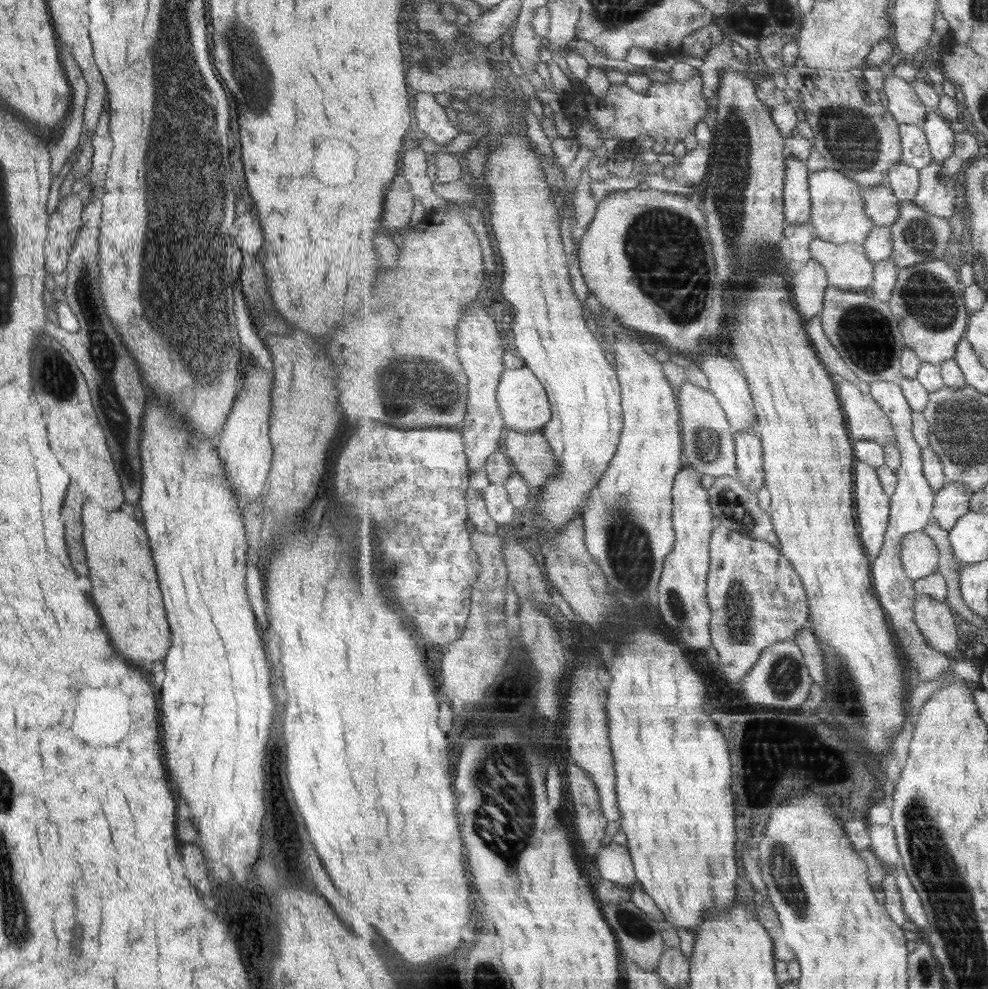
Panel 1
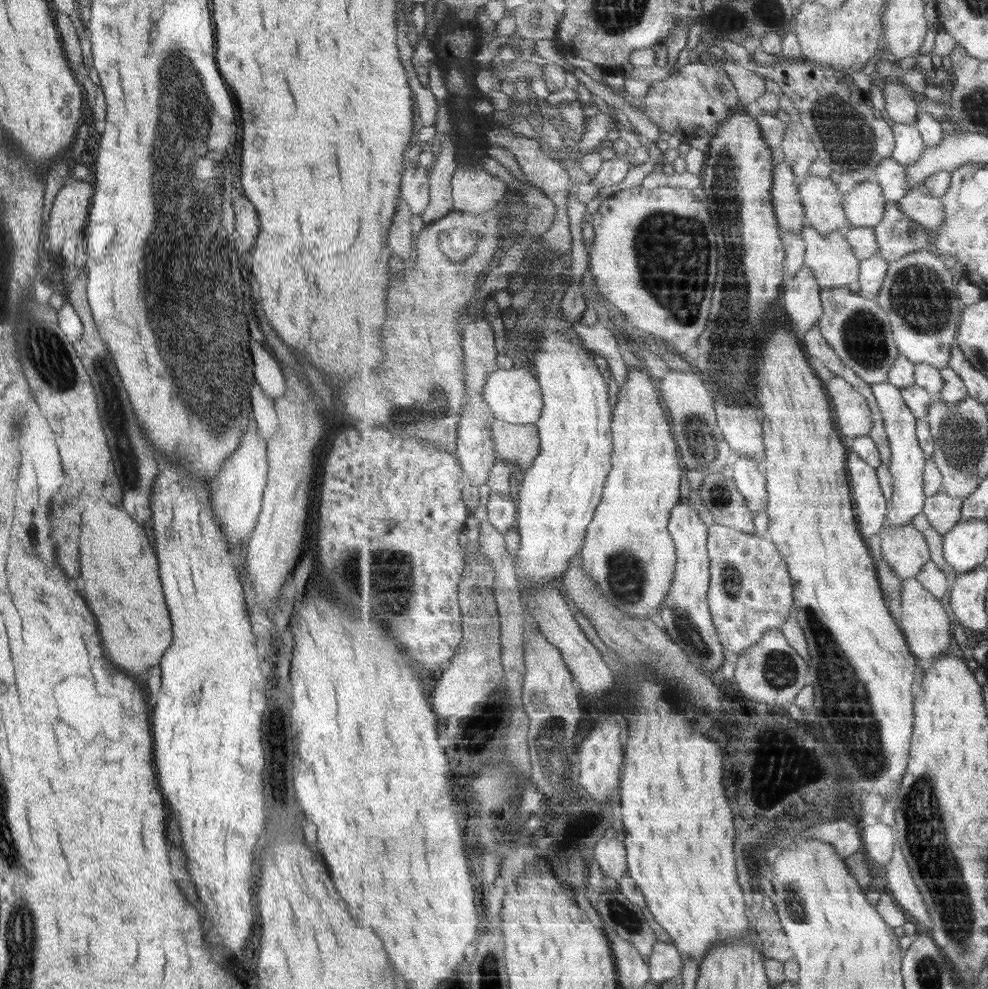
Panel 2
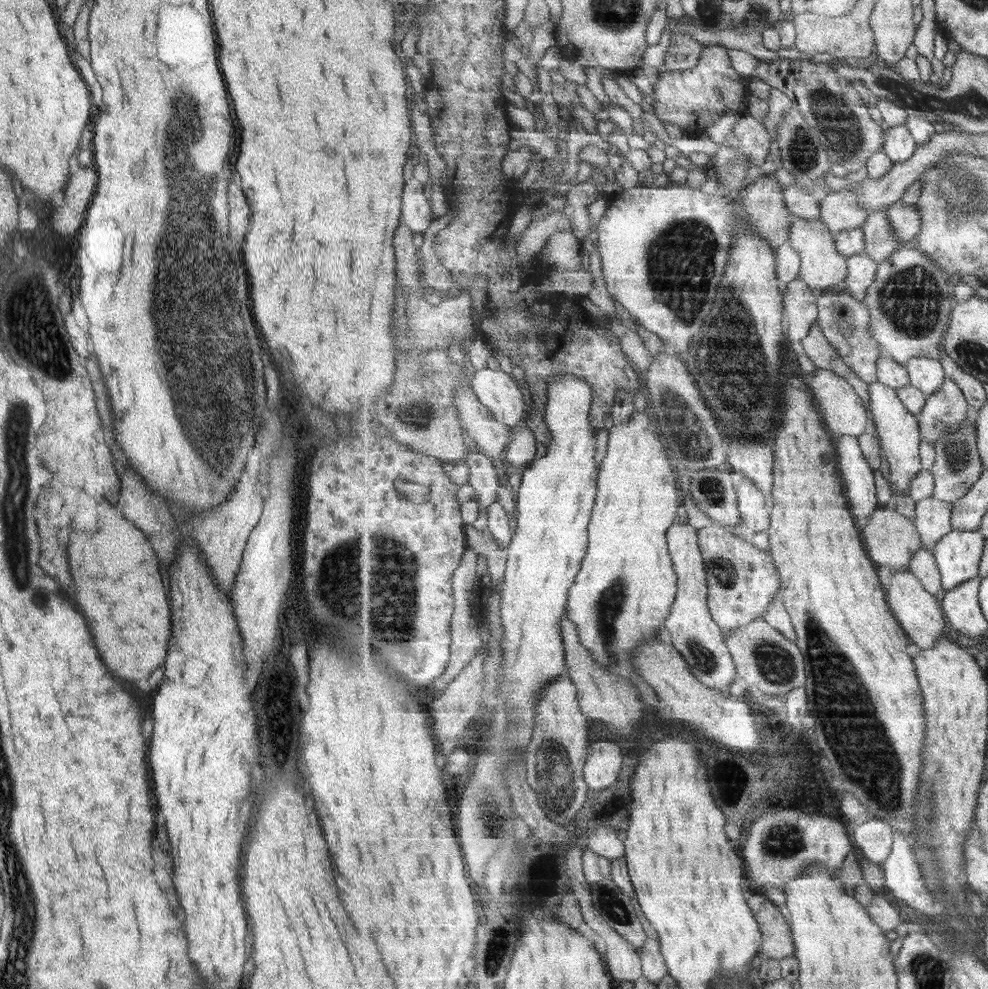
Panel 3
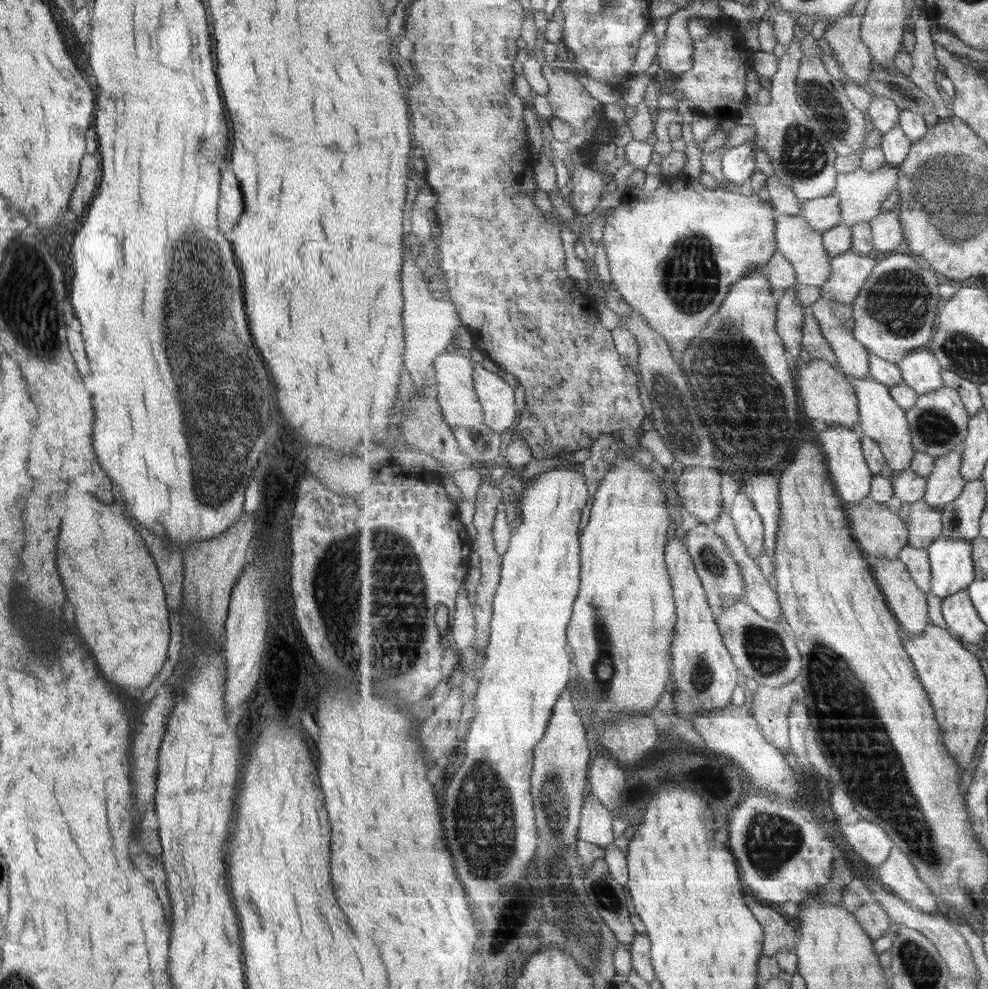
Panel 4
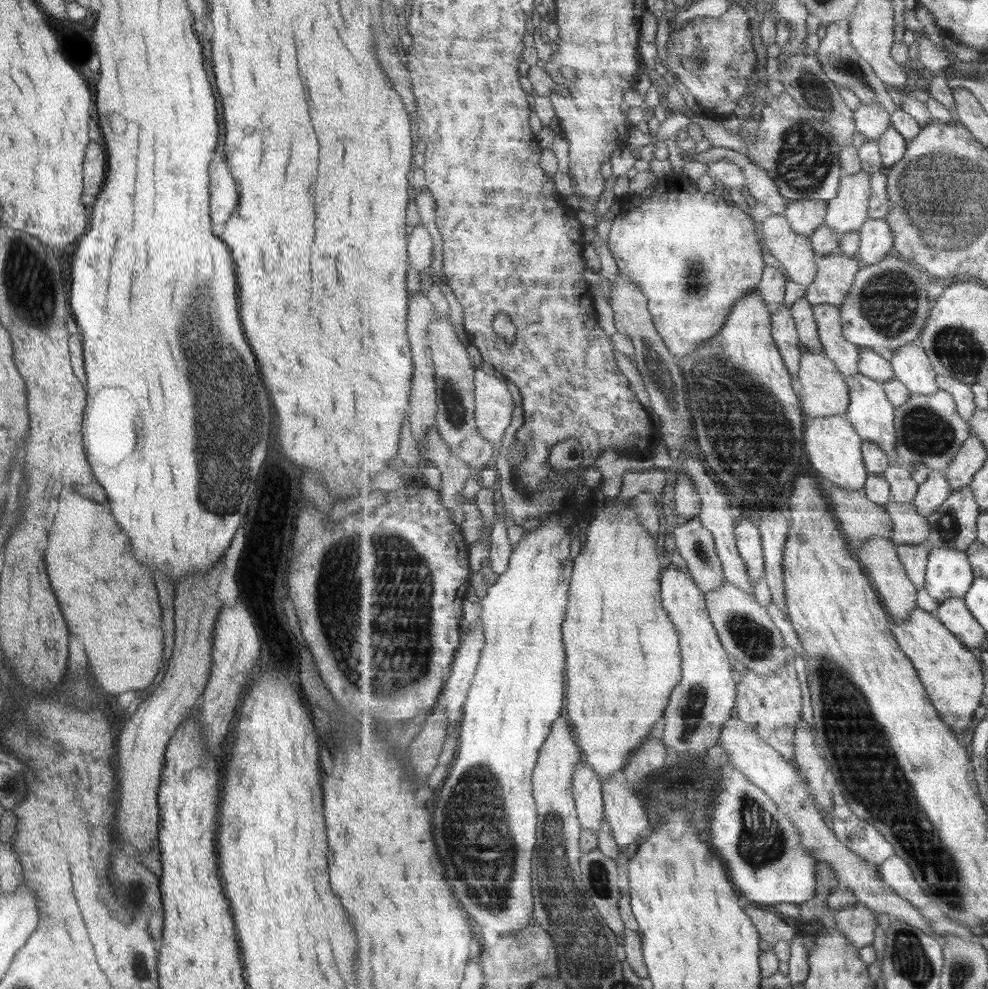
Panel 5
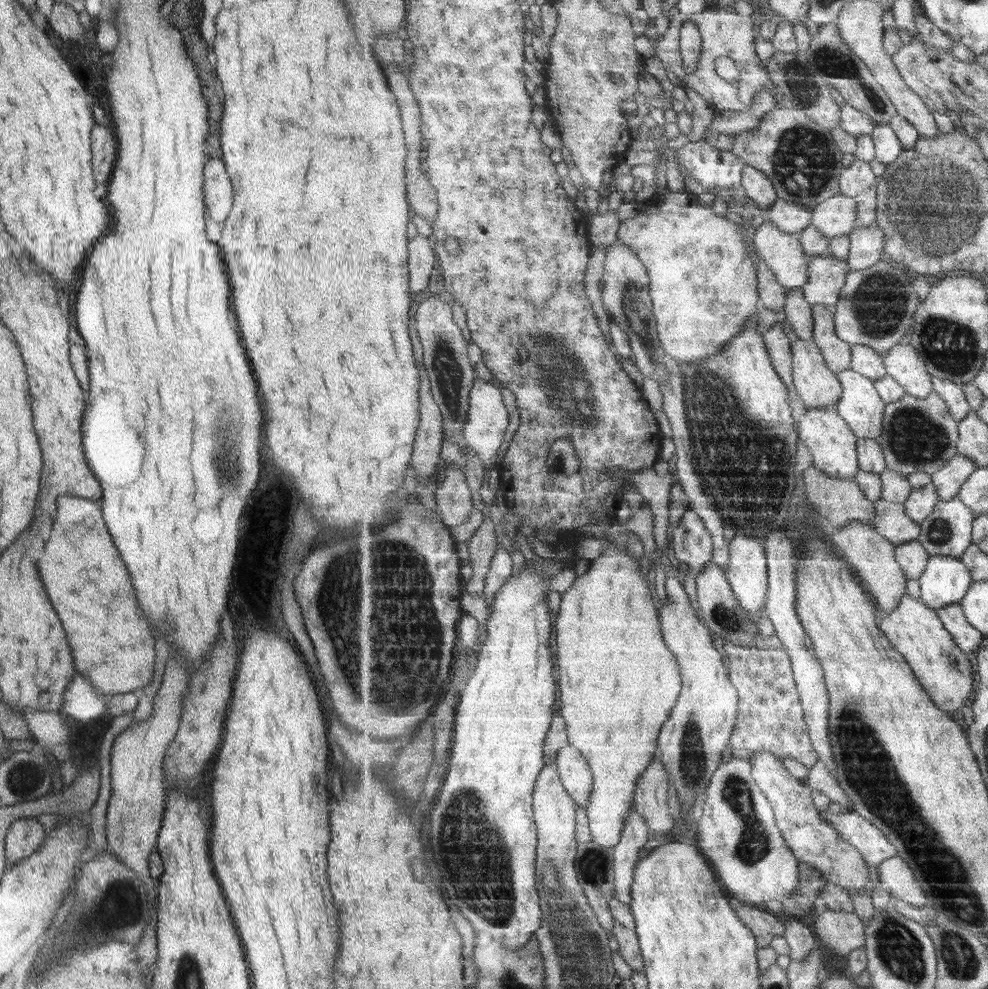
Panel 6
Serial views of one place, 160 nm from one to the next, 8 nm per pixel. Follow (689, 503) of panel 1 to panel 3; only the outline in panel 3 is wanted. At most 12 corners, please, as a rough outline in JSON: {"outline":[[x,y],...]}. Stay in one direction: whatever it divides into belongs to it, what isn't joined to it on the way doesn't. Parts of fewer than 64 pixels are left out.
{"outline":[[676,522],[668,545],[678,593],[673,646],[708,687],[728,692],[737,667],[708,605],[698,530]]}

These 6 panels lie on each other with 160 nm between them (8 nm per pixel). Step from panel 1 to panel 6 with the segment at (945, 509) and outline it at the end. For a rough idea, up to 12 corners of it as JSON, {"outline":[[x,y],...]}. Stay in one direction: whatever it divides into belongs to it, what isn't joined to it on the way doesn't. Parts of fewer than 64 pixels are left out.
{"outline":[[875,502],[874,527],[895,545],[918,540],[905,505]]}

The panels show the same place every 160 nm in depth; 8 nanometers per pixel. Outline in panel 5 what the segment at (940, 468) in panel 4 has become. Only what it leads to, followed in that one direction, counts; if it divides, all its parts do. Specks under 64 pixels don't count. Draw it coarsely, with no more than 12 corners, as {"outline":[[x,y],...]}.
{"outline":[[933,470],[919,485],[914,500],[928,518],[943,506],[952,486],[946,474]]}

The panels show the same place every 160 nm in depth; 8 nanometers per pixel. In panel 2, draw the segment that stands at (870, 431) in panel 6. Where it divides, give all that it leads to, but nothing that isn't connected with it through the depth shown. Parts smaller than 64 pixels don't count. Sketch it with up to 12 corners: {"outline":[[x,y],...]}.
{"outline":[[873,386],[892,448],[887,523],[924,512],[926,452],[902,389]]}

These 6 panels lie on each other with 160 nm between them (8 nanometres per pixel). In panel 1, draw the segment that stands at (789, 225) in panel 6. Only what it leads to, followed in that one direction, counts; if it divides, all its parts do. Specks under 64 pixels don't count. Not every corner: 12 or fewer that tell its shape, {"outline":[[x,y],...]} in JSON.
{"outline":[[889,184],[864,189],[875,225],[897,222],[901,201]]}

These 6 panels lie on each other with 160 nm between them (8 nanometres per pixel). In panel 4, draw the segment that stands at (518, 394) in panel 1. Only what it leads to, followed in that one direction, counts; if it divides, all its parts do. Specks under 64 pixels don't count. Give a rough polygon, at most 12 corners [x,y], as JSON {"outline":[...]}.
{"outline":[[475,362],[474,383],[496,434],[519,422],[515,390]]}

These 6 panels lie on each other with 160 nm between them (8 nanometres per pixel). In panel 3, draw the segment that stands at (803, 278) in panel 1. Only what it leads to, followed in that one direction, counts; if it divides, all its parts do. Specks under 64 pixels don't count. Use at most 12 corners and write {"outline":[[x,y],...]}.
{"outline":[[787,284],[787,337],[801,342],[818,323],[818,294]]}

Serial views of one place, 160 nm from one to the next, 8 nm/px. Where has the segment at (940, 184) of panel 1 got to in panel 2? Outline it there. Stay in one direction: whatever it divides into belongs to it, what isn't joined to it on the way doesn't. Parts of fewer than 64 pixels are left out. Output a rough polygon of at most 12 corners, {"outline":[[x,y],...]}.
{"outline":[[922,185],[897,204],[928,231],[944,223],[943,201]]}

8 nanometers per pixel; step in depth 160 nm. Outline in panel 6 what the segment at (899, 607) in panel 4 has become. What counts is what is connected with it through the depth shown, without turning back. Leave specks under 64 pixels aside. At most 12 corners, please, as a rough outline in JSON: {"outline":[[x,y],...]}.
{"outline":[[854,520],[823,538],[850,562],[882,613],[907,594],[896,545]]}

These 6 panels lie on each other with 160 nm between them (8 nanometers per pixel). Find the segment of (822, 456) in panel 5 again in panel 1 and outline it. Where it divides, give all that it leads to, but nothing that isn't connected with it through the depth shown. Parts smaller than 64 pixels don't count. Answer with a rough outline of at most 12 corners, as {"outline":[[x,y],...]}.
{"outline":[[855,465],[859,534],[871,559],[890,526],[878,469]]}

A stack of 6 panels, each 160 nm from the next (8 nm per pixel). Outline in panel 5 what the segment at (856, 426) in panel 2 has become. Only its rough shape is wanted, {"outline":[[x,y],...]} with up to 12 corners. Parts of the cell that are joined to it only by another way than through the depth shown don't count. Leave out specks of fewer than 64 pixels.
{"outline":[[805,350],[799,372],[804,412],[846,416],[850,388],[827,354]]}

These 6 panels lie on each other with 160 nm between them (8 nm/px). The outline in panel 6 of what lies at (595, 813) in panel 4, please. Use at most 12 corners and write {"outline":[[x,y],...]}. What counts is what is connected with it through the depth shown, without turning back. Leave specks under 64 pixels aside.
{"outline":[[569,744],[556,762],[576,805],[587,807],[594,784],[584,754]]}

